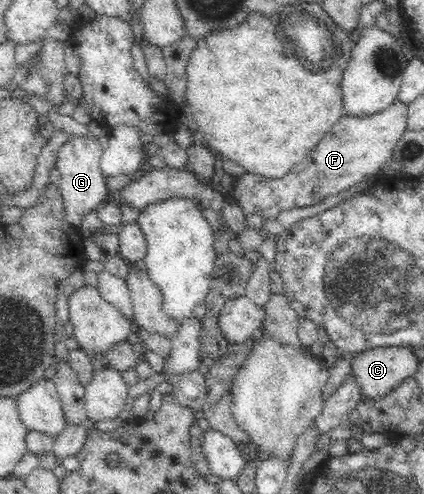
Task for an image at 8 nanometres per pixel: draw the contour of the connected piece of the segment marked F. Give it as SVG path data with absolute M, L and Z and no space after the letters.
M401 99L392 102L385 110L372 114L371 116L355 117L344 114L325 137L311 150L307 157L293 166L292 170L281 178L267 178L263 175L245 172L234 178L234 187L231 197L241 206L243 213L259 214L265 219L272 219L284 210L295 207L315 205L322 199L337 195L345 190L351 189L355 184L365 185L380 176L381 168L392 159L393 148L403 137L407 129L408 104Z

